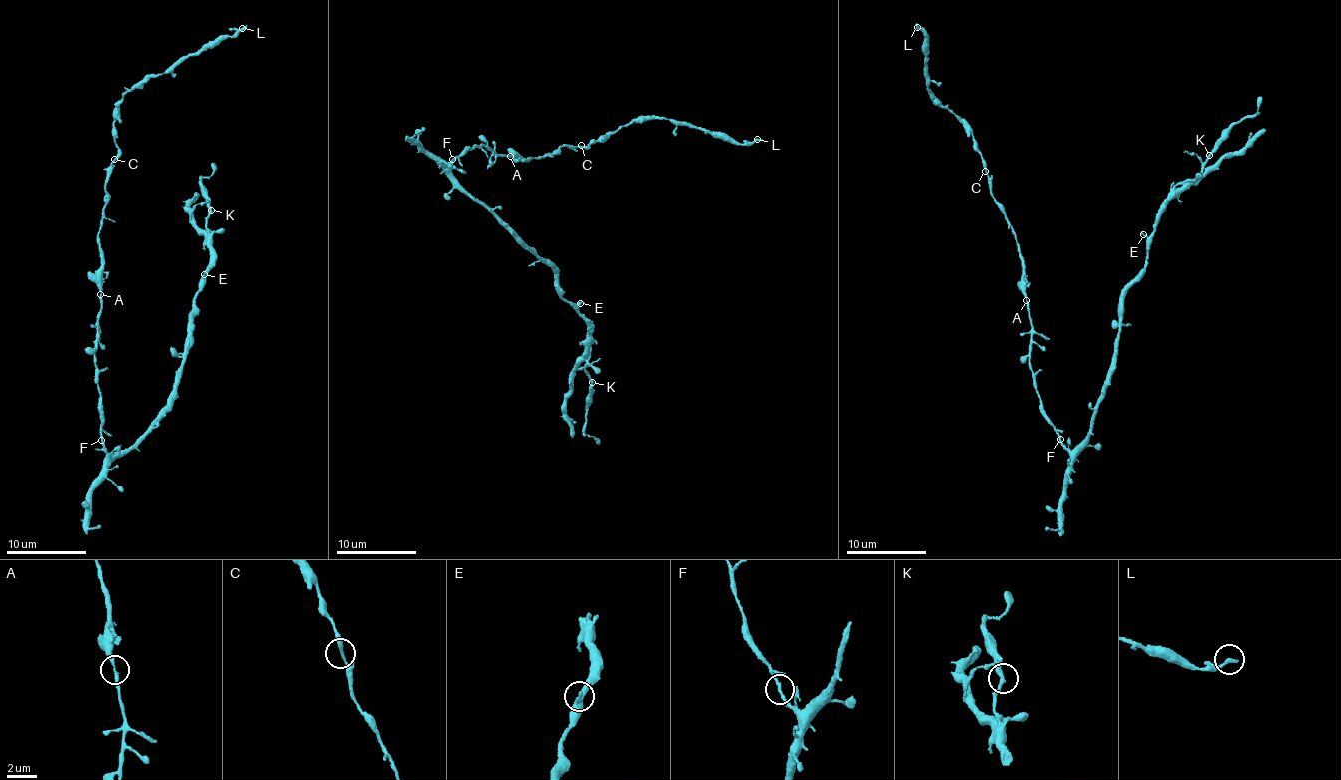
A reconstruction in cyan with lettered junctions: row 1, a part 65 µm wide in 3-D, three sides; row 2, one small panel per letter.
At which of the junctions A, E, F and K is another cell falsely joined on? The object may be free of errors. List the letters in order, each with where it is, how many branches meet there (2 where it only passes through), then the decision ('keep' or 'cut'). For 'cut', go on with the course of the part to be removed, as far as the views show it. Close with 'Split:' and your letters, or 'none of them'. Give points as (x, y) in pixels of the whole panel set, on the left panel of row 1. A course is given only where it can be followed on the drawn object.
A: place (100, 294); branches 2; keep
E: place (204, 274); branches 2; keep
F: place (101, 440); branches 2; keep
K: place (211, 210); branches 2; keep
Split: none of them

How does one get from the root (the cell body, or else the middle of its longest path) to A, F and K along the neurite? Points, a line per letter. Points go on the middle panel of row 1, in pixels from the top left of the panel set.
A: (464, 152), (475, 146), (480, 148), (482, 145), (500, 156), (510, 155)
F: (464, 152), (452, 159)
K: (464, 152), (453, 159), (451, 178), (552, 264), (560, 295), (583, 314), (592, 342), (584, 369), (592, 382)

